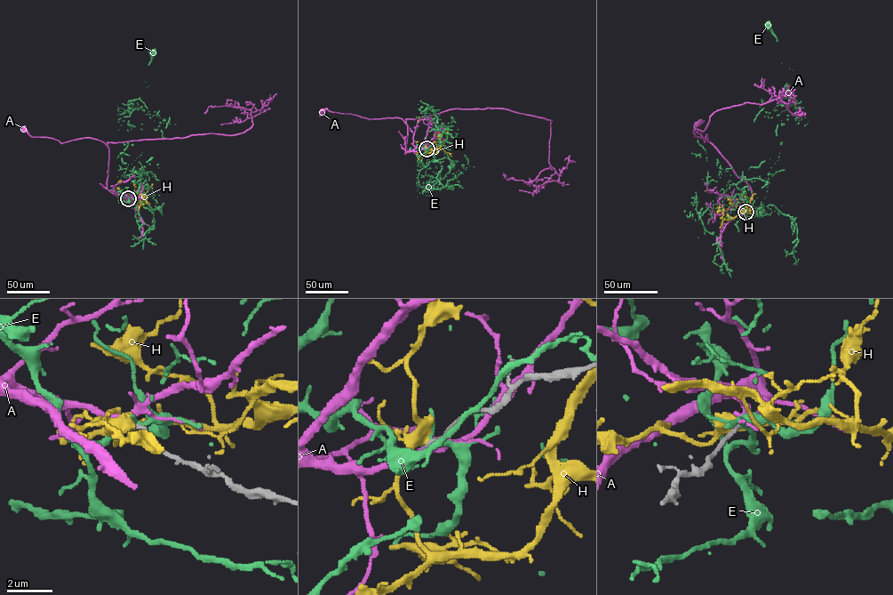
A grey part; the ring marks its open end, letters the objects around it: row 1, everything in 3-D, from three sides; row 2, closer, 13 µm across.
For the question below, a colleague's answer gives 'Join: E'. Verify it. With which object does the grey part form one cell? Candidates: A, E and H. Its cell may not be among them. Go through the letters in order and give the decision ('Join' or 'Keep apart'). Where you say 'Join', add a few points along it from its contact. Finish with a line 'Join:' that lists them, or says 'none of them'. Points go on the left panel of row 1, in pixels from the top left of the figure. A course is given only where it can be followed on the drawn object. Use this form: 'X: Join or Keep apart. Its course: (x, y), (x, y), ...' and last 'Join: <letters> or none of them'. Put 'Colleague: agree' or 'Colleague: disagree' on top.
Colleague: disagree
A: Join. Its course: (129, 198), (107, 188), (108, 148), (103, 141), (83, 138), (61, 143), (52, 138), (31, 137), (23, 130)
E: Keep apart
H: Keep apart
Join: A

